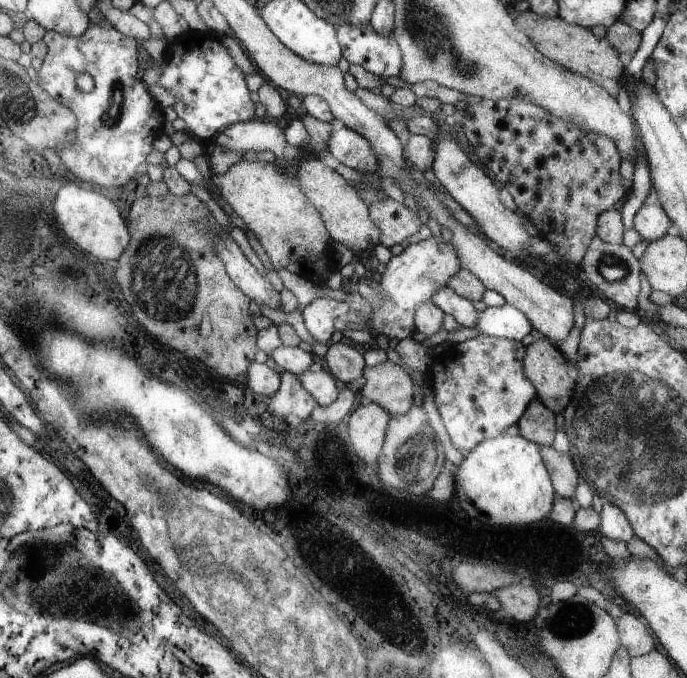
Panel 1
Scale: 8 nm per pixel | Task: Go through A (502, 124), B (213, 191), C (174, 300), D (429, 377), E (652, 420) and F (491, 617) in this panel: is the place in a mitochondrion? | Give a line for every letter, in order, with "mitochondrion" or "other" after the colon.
A: other
B: other
C: mitochondrion
D: other
E: mitochondrion
F: other

